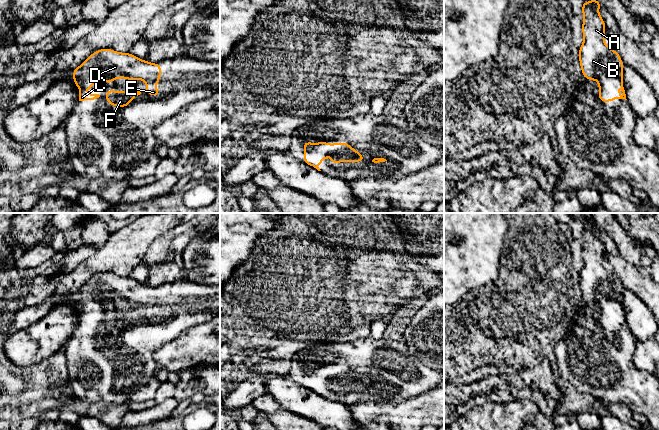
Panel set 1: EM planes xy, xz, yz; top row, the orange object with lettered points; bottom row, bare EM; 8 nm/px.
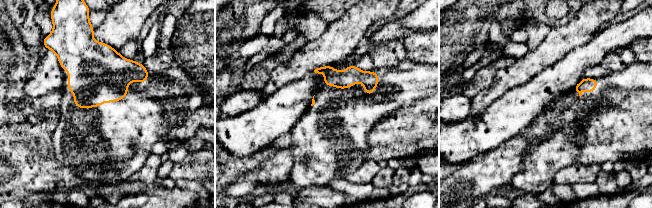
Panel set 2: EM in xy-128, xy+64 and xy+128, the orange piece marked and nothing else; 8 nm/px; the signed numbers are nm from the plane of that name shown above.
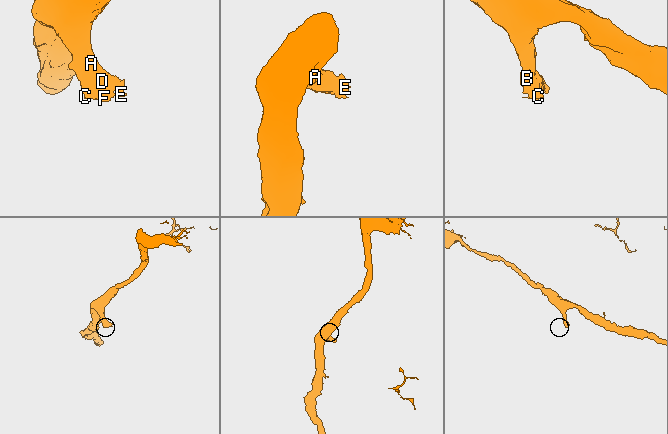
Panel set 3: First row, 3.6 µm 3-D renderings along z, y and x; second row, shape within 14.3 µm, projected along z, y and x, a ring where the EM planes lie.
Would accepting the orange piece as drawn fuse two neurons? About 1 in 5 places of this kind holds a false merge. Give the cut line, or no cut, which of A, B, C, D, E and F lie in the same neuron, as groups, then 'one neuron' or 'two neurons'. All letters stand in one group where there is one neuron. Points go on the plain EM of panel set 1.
no cut; A B C D E F; one neuron

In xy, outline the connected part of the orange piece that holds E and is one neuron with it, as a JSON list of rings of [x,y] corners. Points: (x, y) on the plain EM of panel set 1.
[[[109,272],[97,274],[93,276],[79,291],[73,293],[72,297],[73,306],[77,309],[79,314],[79,325],[94,324],[100,321],[99,318],[84,318],[83,315],[85,313],[93,314],[95,304],[101,300],[104,302],[104,307],[106,309],[115,303],[120,303],[122,300],[126,305],[131,303],[141,303],[148,309],[145,316],[149,320],[160,320],[162,318],[161,315],[154,311],[154,309],[158,308],[161,303],[161,286],[153,288],[149,285],[141,284],[131,277],[116,276]]]

